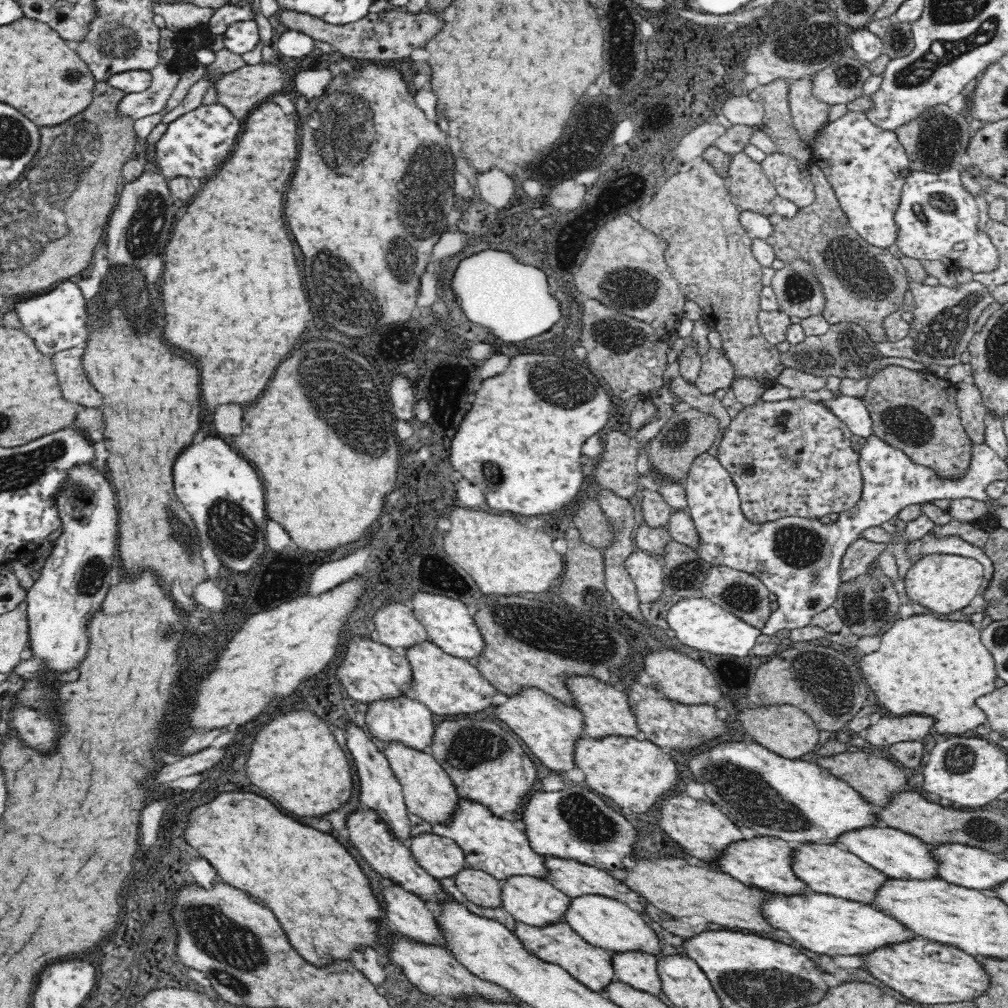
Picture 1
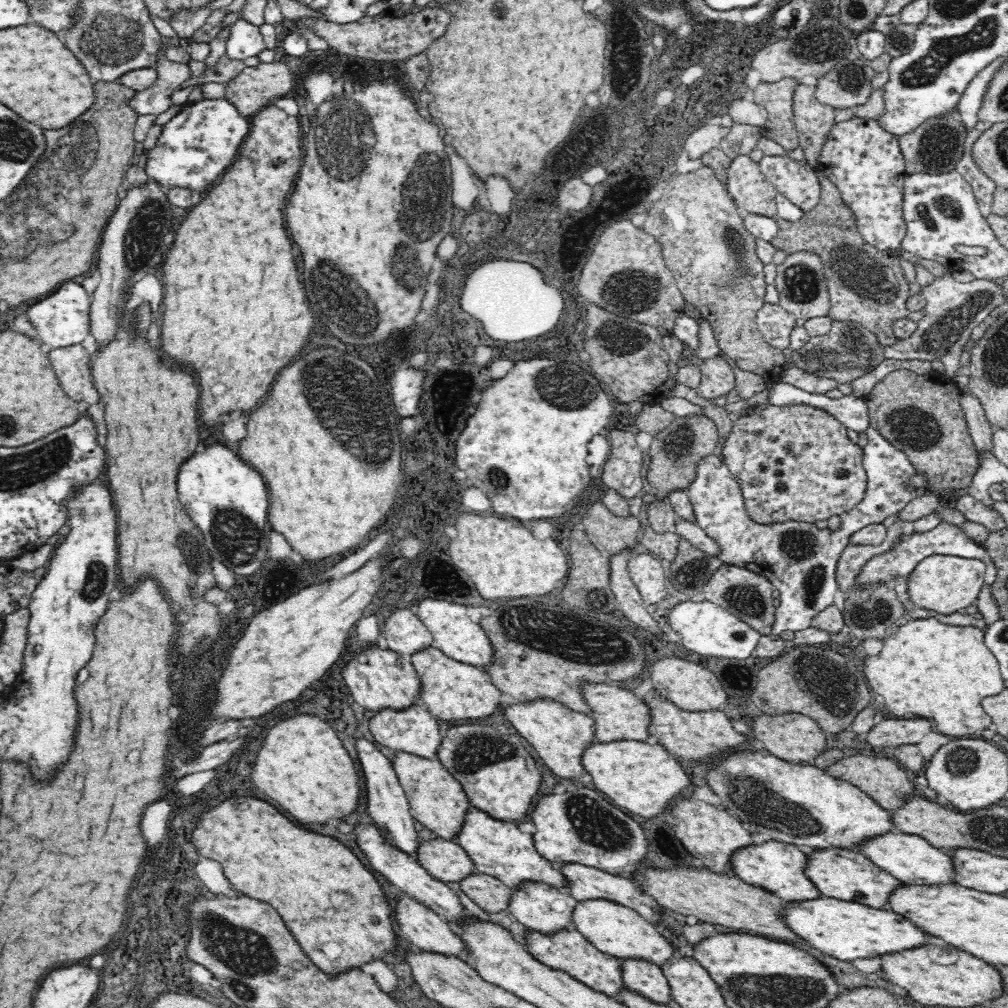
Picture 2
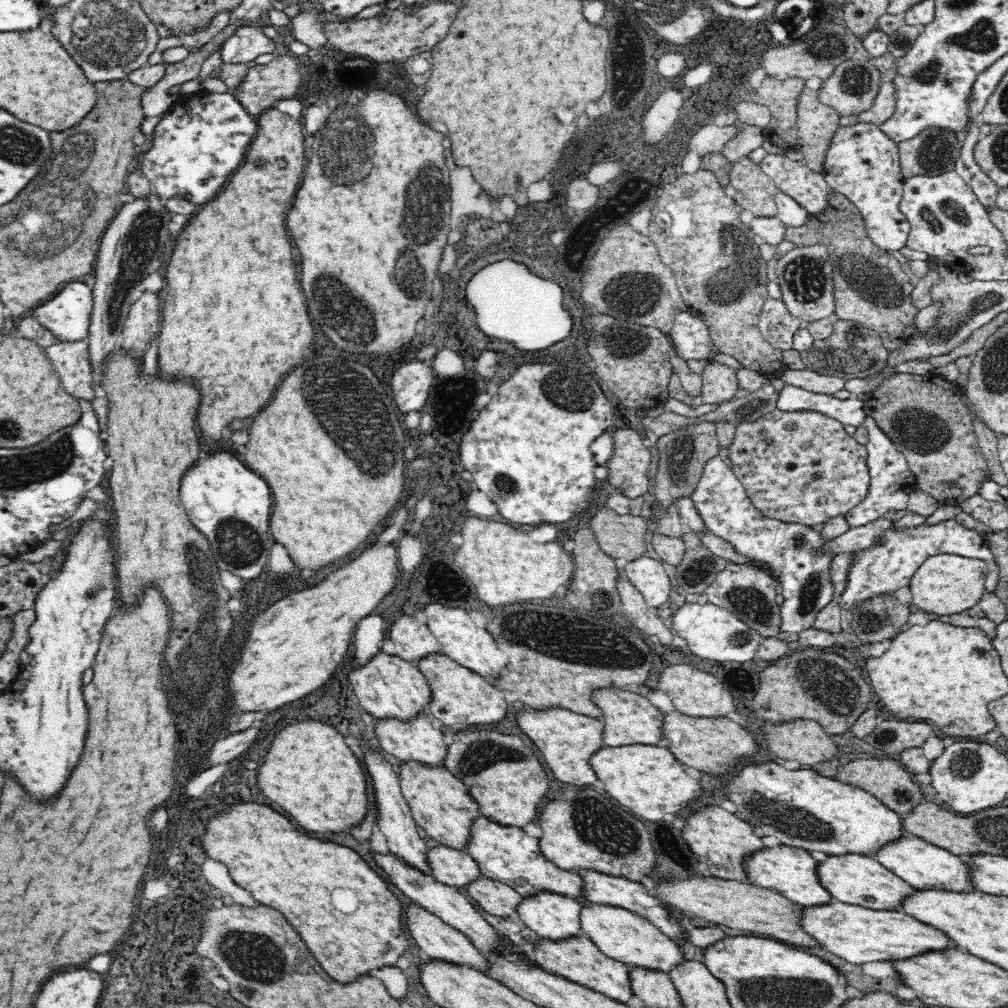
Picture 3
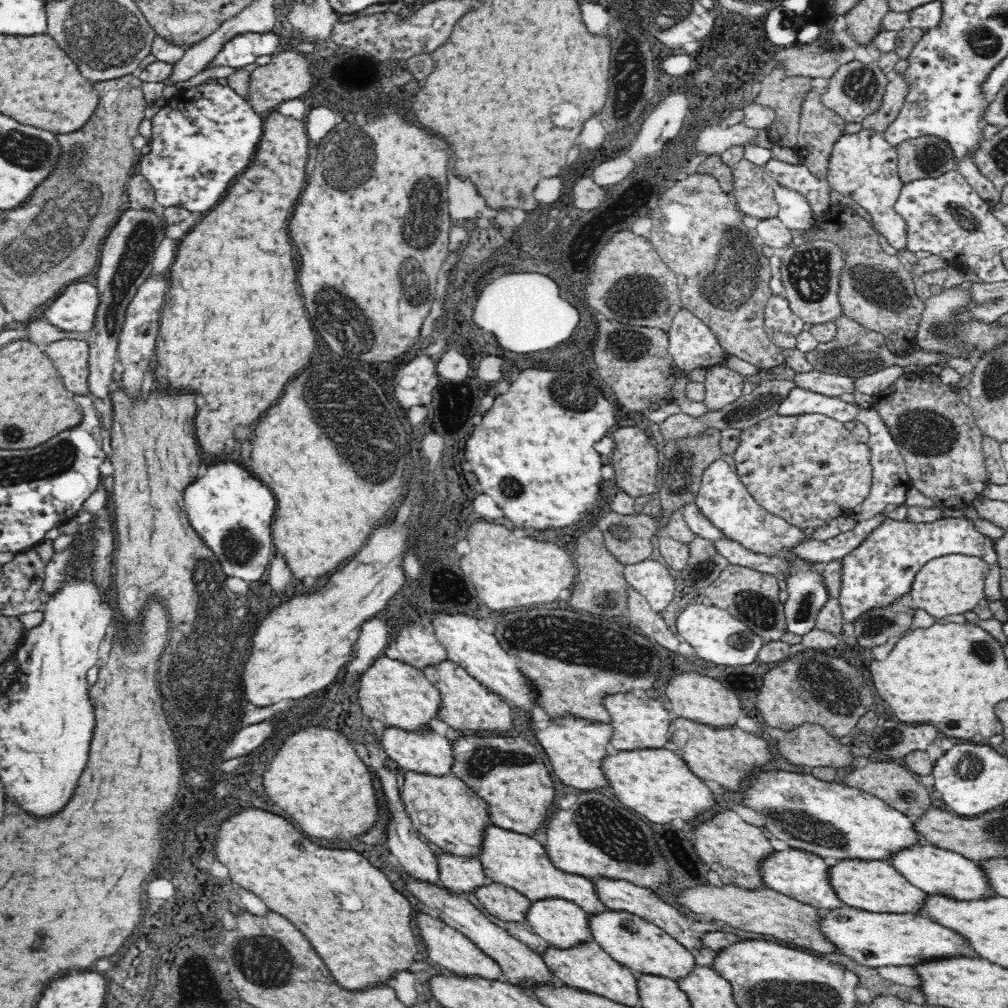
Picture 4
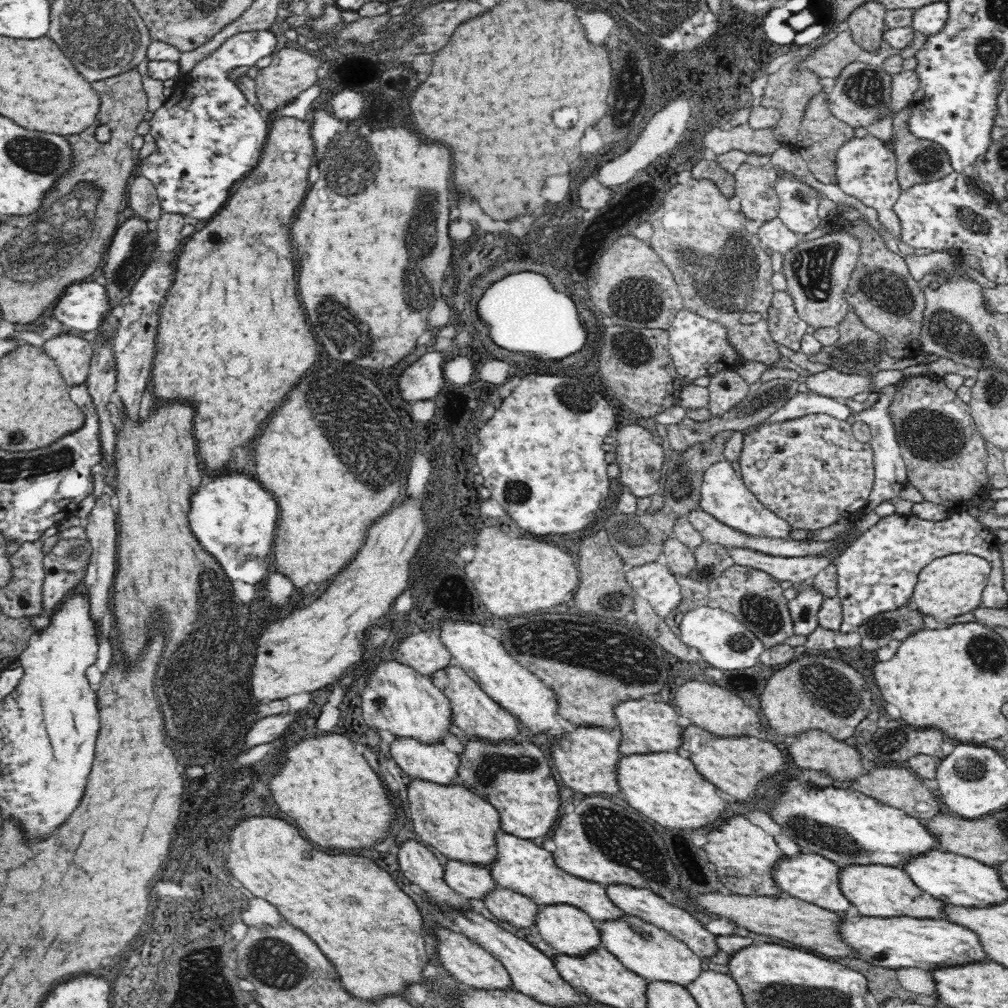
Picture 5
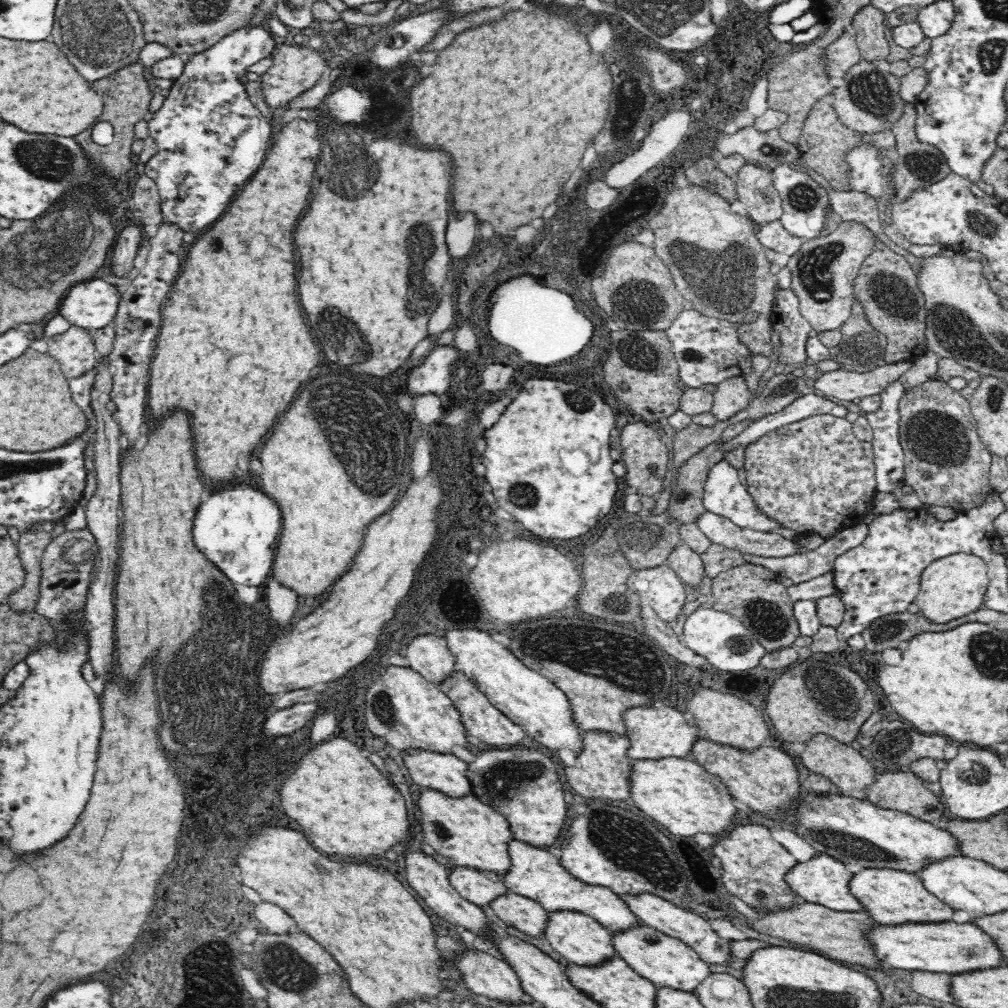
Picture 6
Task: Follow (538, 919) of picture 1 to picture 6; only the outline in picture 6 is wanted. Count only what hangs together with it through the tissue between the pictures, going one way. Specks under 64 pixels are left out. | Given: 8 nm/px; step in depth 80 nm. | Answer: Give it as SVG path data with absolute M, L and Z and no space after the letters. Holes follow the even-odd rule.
M567 911L549 914L551 914L551 924L544 932L545 938L549 940L554 951L562 955L568 964L596 968L606 966L613 959L620 958L614 947L613 933L590 916Z

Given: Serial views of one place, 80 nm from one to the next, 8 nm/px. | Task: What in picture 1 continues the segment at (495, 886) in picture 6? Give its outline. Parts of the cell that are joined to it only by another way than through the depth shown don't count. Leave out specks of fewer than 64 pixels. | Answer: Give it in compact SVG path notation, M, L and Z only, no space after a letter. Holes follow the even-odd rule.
M436 833L418 834L409 846L416 862L434 878L455 878L470 868L462 847L455 840Z

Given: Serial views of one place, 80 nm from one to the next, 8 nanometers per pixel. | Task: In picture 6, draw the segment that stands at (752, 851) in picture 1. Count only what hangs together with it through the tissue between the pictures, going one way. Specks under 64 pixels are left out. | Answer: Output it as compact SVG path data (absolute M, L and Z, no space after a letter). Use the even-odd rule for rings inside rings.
M820 854L804 863L799 863L787 875L787 880L791 884L791 888L799 894L799 897L804 902L820 904L837 912L866 911L867 906L853 894L853 890L851 889L852 878L854 878L854 873L848 870L848 866L844 864L844 861L826 854Z

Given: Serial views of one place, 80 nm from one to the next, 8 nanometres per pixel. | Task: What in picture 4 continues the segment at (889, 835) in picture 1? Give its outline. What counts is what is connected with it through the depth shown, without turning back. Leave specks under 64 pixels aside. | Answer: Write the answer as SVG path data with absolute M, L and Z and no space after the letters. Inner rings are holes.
M930 843L896 852L890 864L896 867L913 886L932 896L948 897L962 903L992 899L998 896L984 867L957 852L938 848Z

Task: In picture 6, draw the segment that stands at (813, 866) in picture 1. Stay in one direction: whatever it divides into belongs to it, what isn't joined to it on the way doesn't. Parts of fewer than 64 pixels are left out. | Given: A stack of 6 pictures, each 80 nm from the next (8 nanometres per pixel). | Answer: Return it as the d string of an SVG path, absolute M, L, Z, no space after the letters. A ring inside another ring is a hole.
M864 868L854 874L851 889L867 906L866 912L872 914L880 925L902 927L908 924L952 923L954 920L954 909L931 894L917 874L888 868Z

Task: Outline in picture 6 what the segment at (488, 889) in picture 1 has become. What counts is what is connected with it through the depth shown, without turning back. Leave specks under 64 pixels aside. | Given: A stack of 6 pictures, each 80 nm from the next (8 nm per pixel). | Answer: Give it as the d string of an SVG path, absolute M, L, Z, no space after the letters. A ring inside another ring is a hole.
M514 892L491 903L494 915L506 925L524 932L532 938L542 938L551 924L551 914L534 900L519 896Z

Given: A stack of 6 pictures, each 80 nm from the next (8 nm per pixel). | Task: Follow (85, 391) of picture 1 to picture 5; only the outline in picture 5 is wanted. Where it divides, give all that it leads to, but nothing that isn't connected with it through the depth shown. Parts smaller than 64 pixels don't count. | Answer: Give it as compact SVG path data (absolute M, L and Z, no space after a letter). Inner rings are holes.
M62 334L47 340L42 350L54 359L66 383L73 385L87 380L94 348L95 343L78 334Z

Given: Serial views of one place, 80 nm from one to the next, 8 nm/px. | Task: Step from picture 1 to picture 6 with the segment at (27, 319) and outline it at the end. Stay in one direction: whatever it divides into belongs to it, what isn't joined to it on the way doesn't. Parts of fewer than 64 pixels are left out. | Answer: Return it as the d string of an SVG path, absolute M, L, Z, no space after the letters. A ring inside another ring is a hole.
M92 278L71 288L59 314L72 325L87 329L104 328L113 324L121 300L122 294L117 285L104 278Z

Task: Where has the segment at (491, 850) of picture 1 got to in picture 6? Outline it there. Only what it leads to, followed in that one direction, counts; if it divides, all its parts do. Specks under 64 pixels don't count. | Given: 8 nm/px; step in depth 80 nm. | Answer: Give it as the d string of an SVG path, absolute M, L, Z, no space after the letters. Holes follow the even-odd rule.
M520 840L510 842L512 868L508 874L500 876L515 894L534 900L548 913L576 912L590 916L606 929L614 932L638 929L644 926L641 919L633 912L622 895L610 888L592 887L577 879L568 869L560 865L560 859L547 849L530 846Z

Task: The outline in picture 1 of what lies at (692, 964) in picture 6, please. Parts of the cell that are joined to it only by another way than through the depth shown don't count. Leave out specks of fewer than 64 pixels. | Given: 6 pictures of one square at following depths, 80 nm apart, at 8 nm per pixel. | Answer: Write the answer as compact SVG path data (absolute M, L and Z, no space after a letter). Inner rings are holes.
M589 895L573 899L571 908L566 914L565 923L586 942L601 948L601 950L608 951L610 954L638 952L651 955L657 960L664 957L662 954L663 943L660 943L661 938L656 935L654 928L650 928L635 910L606 896Z

